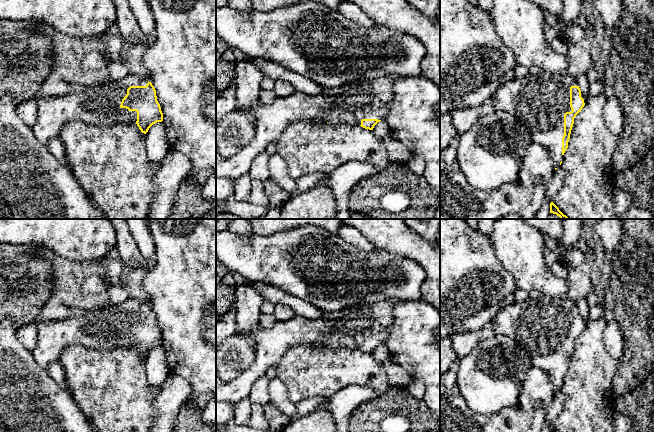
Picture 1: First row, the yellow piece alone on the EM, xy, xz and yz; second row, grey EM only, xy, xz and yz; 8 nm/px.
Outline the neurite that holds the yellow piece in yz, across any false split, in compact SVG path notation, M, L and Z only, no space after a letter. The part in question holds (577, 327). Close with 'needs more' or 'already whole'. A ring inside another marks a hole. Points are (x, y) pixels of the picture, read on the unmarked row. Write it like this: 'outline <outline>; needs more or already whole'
outline M539 295L523 302L503 306L495 317L481 329L453 335L452 346L458 361L468 355L479 342L498 335L514 339L530 356L533 367L546 371L554 381L555 394L561 390L568 372L574 342L582 334L587 321L581 316L576 302L569 298Z; needs more

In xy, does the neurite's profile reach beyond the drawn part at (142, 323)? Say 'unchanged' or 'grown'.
grown

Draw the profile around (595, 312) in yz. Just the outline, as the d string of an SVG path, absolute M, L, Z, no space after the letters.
M597 305L594 307L590 307L588 319L589 321L596 320L598 318L604 317L605 311L603 306Z

